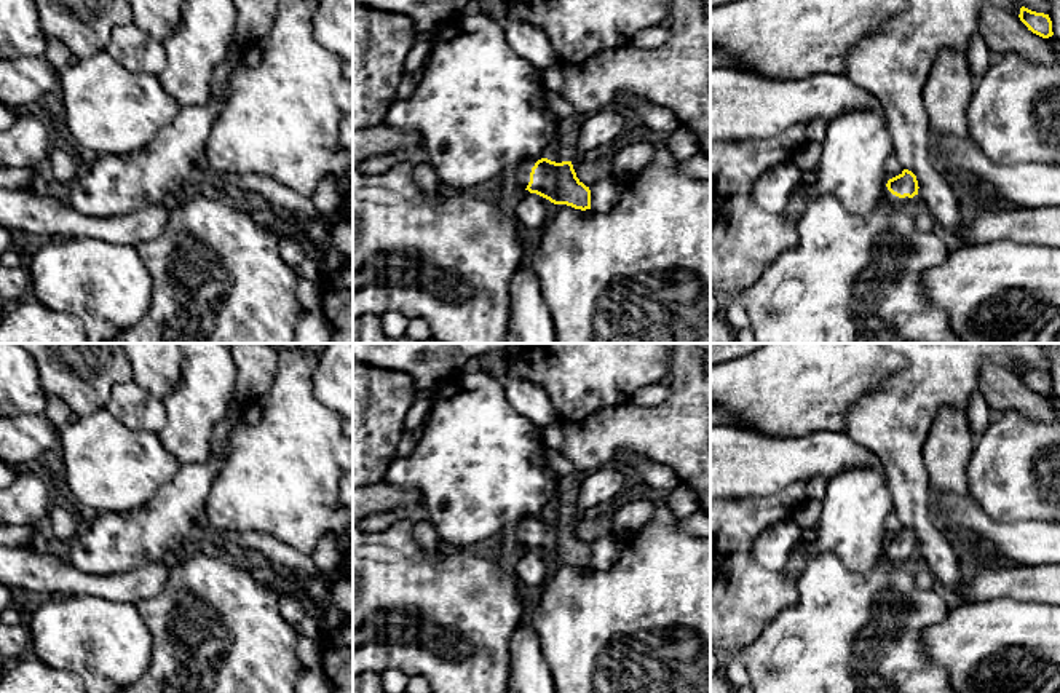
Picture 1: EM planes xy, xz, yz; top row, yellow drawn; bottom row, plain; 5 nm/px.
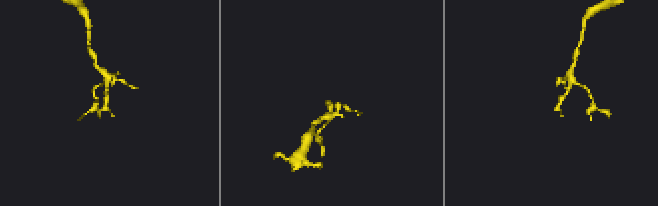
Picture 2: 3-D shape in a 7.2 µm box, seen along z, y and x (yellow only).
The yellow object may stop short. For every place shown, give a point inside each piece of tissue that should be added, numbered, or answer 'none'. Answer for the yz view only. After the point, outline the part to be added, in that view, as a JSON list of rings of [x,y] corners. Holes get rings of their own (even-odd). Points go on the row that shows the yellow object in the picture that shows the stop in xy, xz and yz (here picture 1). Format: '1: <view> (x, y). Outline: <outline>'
1: yz (889, 200). Outline: [[[886,187],[881,204],[884,204],[886,208],[891,208],[891,209],[905,209],[910,204],[910,201],[912,201],[912,198],[908,198],[908,196],[899,198],[899,196],[892,195]]]

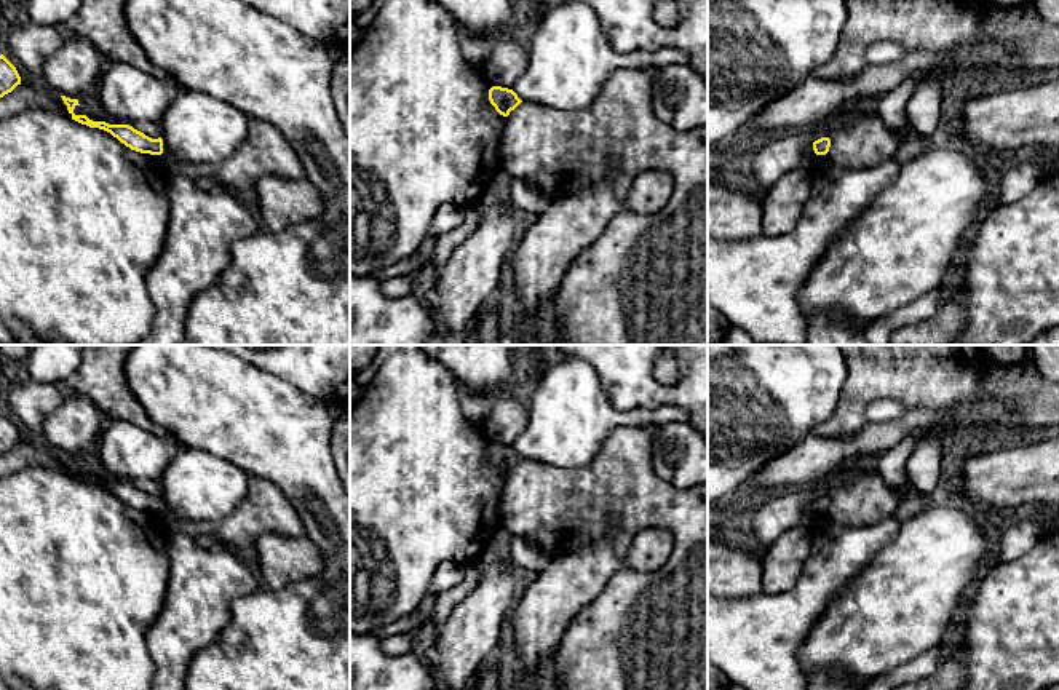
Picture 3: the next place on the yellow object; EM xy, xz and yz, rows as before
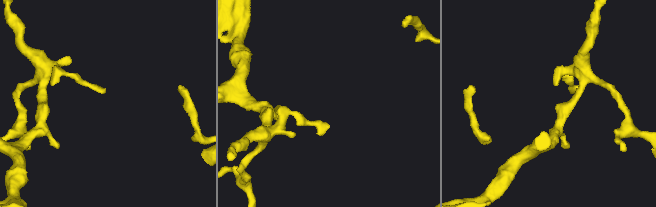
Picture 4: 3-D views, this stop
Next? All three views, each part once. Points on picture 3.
none

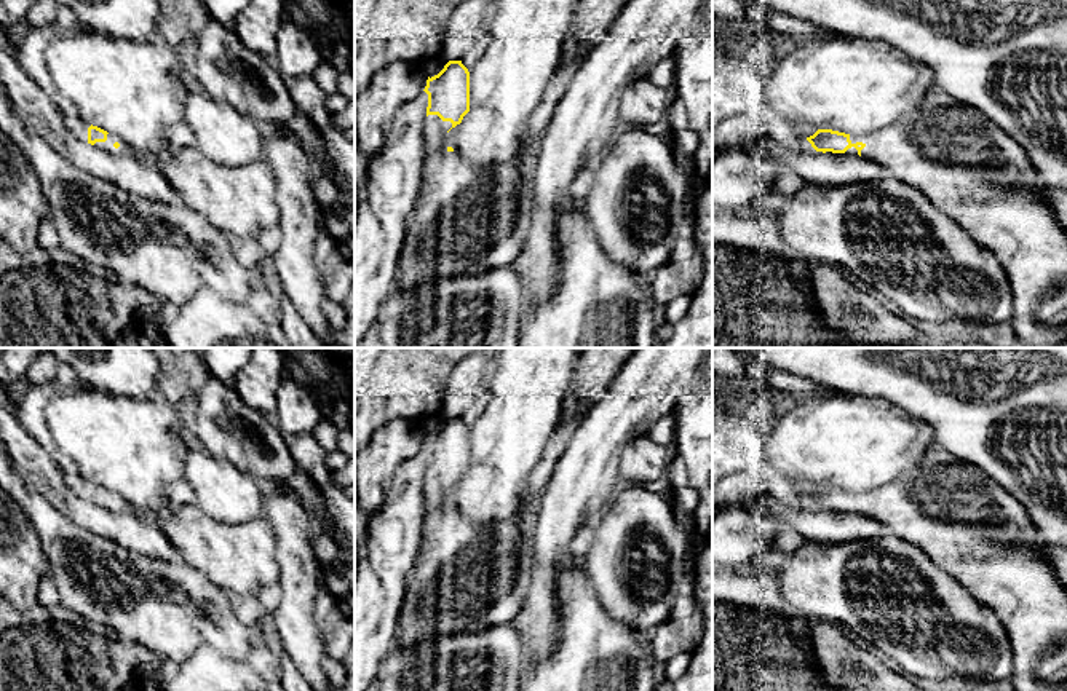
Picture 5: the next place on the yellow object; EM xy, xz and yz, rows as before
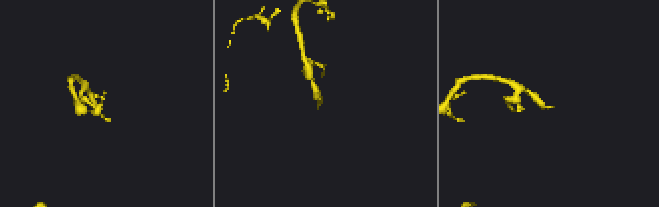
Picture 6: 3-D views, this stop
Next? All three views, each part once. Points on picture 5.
1: yz (976, 174). Outline: [[[938,85],[912,112],[850,140],[863,142],[863,158],[920,190],[1000,262],[1013,294],[1009,322],[1017,340],[1030,348],[1067,342],[1067,233],[1035,192],[1040,177],[1021,144]]]

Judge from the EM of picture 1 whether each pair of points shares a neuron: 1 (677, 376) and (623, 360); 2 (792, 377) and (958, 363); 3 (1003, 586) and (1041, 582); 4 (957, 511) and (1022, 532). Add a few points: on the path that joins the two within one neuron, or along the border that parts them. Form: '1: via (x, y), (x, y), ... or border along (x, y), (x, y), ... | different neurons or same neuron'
1: border along (669, 360), (663, 380) | different neurons
2: border along (907, 361), (872, 390) | different neurons
3: via (1012, 585), (1032, 583) | same neuron
4: via (972, 521), (995, 532), (1006, 532) | same neuron

